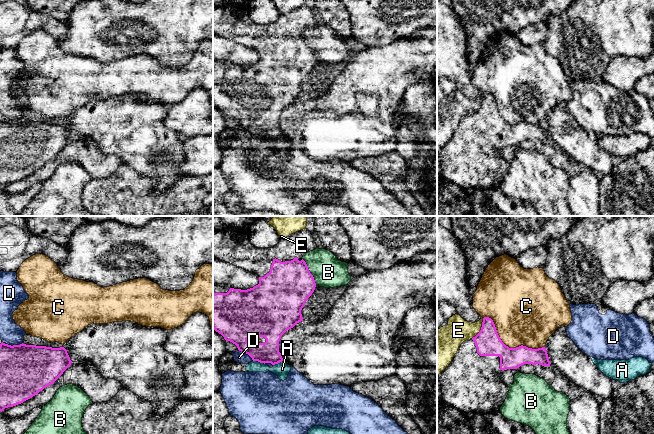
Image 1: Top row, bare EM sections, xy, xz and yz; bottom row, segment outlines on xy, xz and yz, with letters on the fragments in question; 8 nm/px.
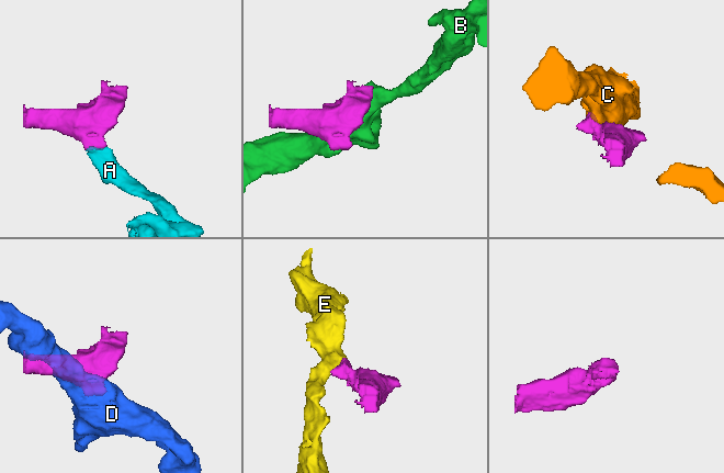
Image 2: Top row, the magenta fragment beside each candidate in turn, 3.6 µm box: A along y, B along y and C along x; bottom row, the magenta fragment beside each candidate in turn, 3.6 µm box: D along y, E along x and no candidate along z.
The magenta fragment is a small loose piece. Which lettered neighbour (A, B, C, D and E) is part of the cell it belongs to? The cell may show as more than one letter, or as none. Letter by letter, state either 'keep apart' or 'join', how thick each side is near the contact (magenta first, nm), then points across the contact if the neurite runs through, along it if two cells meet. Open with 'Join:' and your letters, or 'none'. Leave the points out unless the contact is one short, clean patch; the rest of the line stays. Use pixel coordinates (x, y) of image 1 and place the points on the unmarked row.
Join: A
A: join; calibres 170 and 120 nm; way xz (268, 128), (259, 137), (267, 144), (282, 145)
B: keep apart; calibres 380 and 260 nm; border xz (302, 34), (316, 61)
C: keep apart; calibres 200 and 420 nm
D: keep apart; calibres 420 and 180 nm
E: keep apart; calibres 200 and 200 nm; border yz (483, 94), (481, 105), (471, 114)

